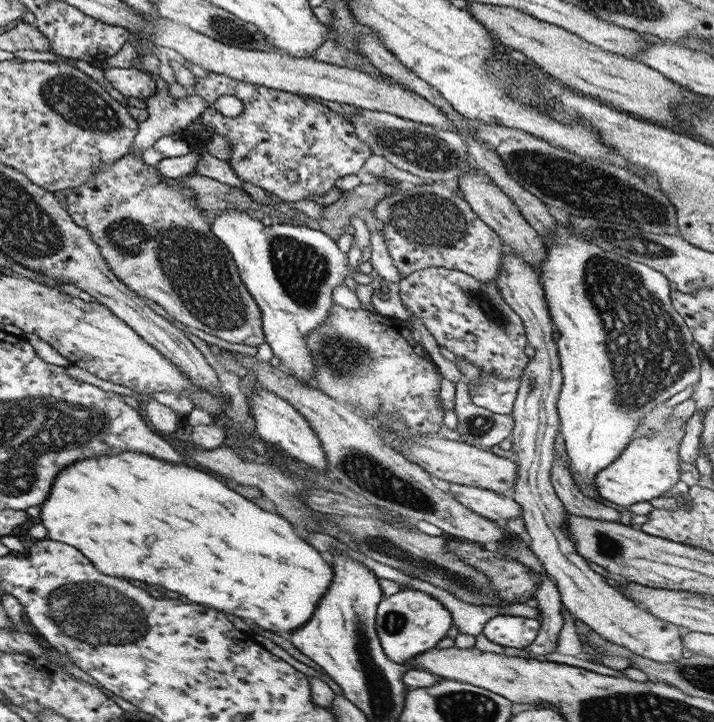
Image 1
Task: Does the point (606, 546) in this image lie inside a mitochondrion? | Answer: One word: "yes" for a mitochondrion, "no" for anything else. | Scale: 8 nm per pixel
yes

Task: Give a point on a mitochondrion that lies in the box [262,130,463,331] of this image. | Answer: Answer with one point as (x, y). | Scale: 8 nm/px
(301, 269)

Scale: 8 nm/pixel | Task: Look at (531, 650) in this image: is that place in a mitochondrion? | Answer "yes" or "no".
no

